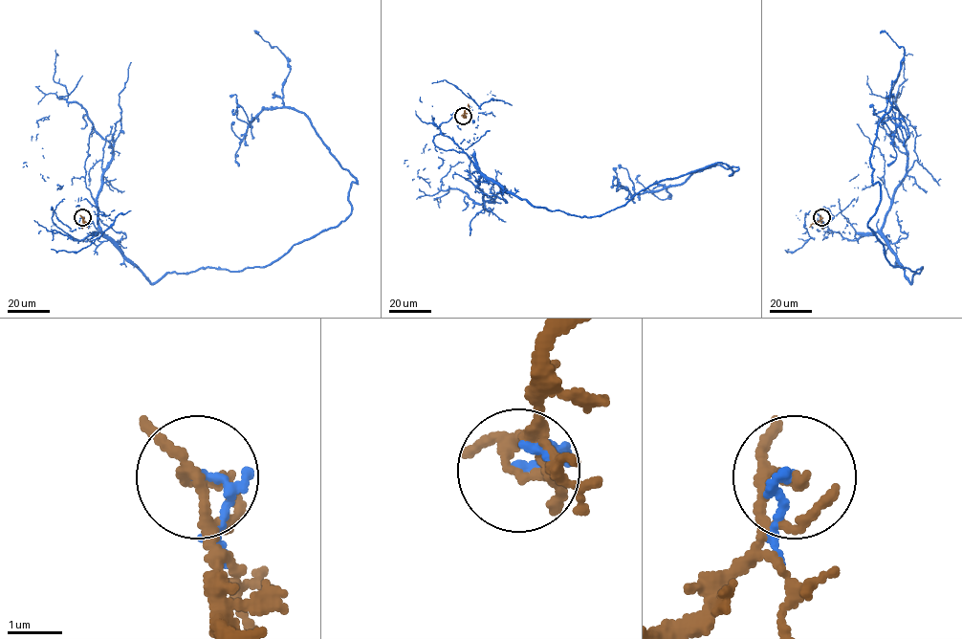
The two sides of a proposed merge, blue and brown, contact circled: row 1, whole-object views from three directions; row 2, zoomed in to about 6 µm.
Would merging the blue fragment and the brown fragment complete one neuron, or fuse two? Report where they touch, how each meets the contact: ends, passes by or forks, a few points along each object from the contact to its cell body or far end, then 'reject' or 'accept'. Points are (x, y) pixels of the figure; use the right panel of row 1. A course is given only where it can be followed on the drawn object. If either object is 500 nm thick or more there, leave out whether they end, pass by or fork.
(821, 217) | blue ends | brown passes by | blue via (820, 217), (877, 232), (911, 283), (922, 269), (892, 266), (868, 227), (905, 54), (880, 33) | brown via (820, 217), (809, 227) | reject

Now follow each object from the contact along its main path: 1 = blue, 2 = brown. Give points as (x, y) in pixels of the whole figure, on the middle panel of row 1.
1: (463, 116), (481, 172), (572, 215), (716, 163), (738, 168), (694, 172), (664, 185), (665, 199), (640, 175)
2: (463, 116), (468, 103)

